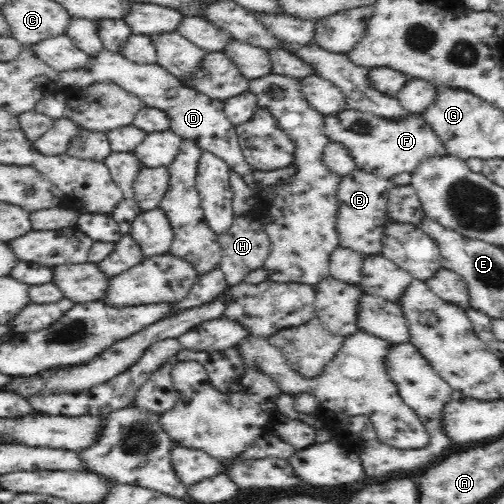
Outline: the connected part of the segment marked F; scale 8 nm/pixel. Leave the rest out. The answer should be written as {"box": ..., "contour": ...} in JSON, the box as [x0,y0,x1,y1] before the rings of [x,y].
{"box":[322,108,446,179],"contour":[[[346,108],[338,113],[324,115],[322,133],[328,137],[328,142],[340,143],[346,147],[356,169],[384,179],[403,172],[414,172],[424,158],[446,155],[442,139],[420,115],[393,121]]]}

